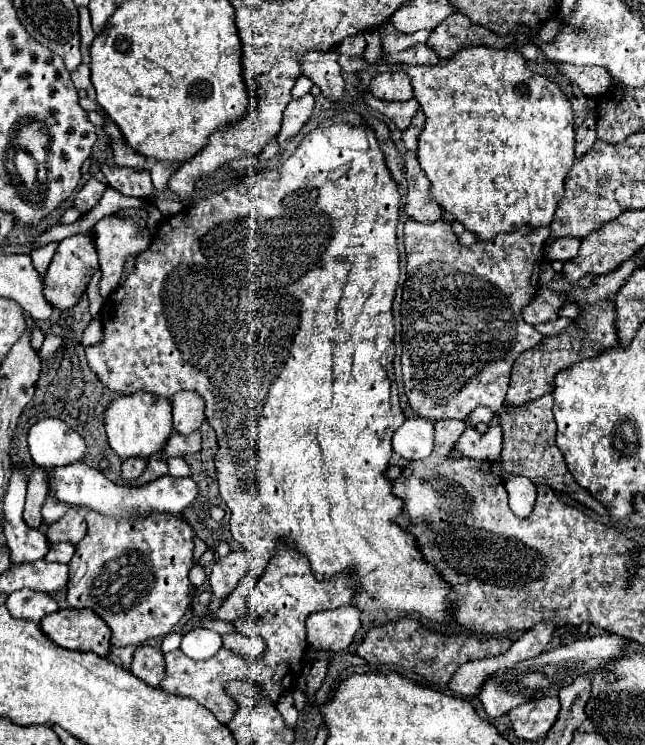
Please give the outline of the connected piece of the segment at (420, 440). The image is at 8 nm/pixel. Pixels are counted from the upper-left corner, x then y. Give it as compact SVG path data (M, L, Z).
M423 417L407 419L393 435L393 451L407 461L425 459L433 451L433 423Z

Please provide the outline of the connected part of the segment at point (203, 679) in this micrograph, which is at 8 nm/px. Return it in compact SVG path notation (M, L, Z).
M281 543L277 545L265 573L259 577L247 599L249 610L255 615L245 615L233 623L237 633L249 637L261 637L267 645L265 653L259 659L247 659L227 647L221 647L211 659L193 661L181 649L175 649L165 655L167 675L161 681L161 689L171 695L191 697L199 701L223 725L227 725L229 719L233 719L233 713L237 709L237 703L225 691L225 685L233 679L253 683L267 701L277 703L277 699L283 693L291 691L297 685L297 679L301 677L301 671L305 667L303 659L307 655L307 635L305 635L307 617L323 609L353 605L355 593L357 593L357 583L353 579L353 573L349 573L349 569L341 571L339 575L333 575L327 581L317 581L311 571L309 559L303 553L299 553L293 545Z

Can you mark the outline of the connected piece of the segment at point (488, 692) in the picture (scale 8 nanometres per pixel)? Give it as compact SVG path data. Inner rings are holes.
M597 635L597 637L587 637L587 639L577 639L569 645L561 645L549 651L539 653L533 659L525 659L521 663L517 663L515 667L509 669L499 669L493 675L489 675L489 679L483 681L477 697L485 707L485 713L491 719L497 719L505 713L509 713L513 707L519 707L527 701L535 701L541 697L555 697L561 687L573 683L573 679L577 679L577 675L583 675L585 671L593 671L599 669L607 663L611 663L613 659L625 655L625 645L629 641L619 637L619 635Z

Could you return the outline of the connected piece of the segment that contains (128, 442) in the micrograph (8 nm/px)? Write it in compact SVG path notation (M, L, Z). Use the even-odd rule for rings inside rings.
M135 393L113 399L105 409L105 429L111 449L121 457L151 457L159 453L173 431L172 406L165 397L153 393Z

